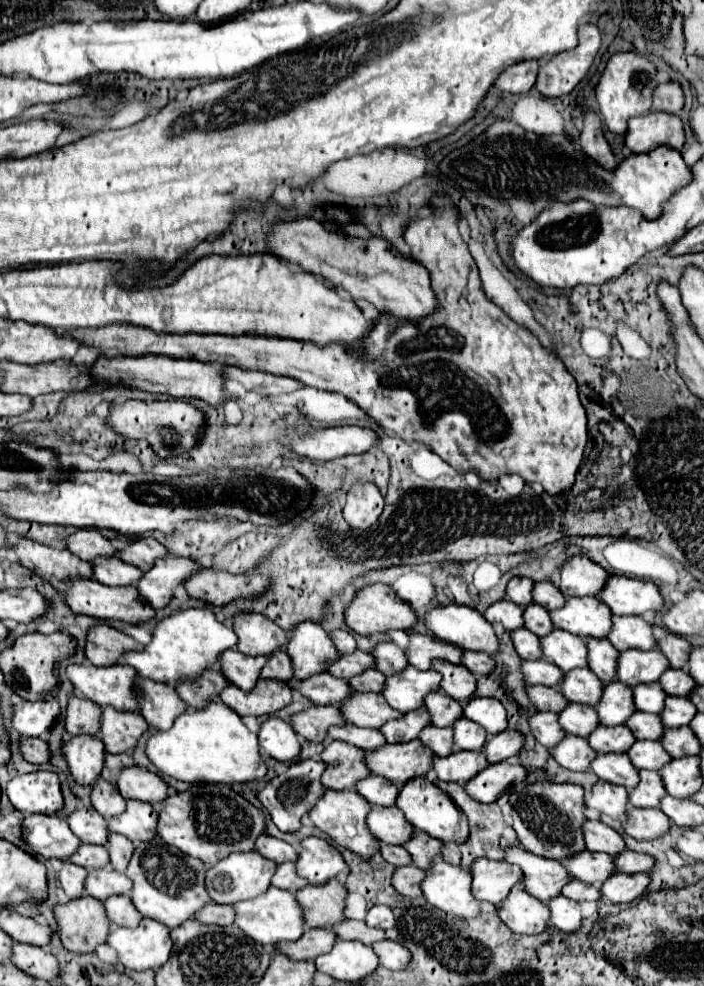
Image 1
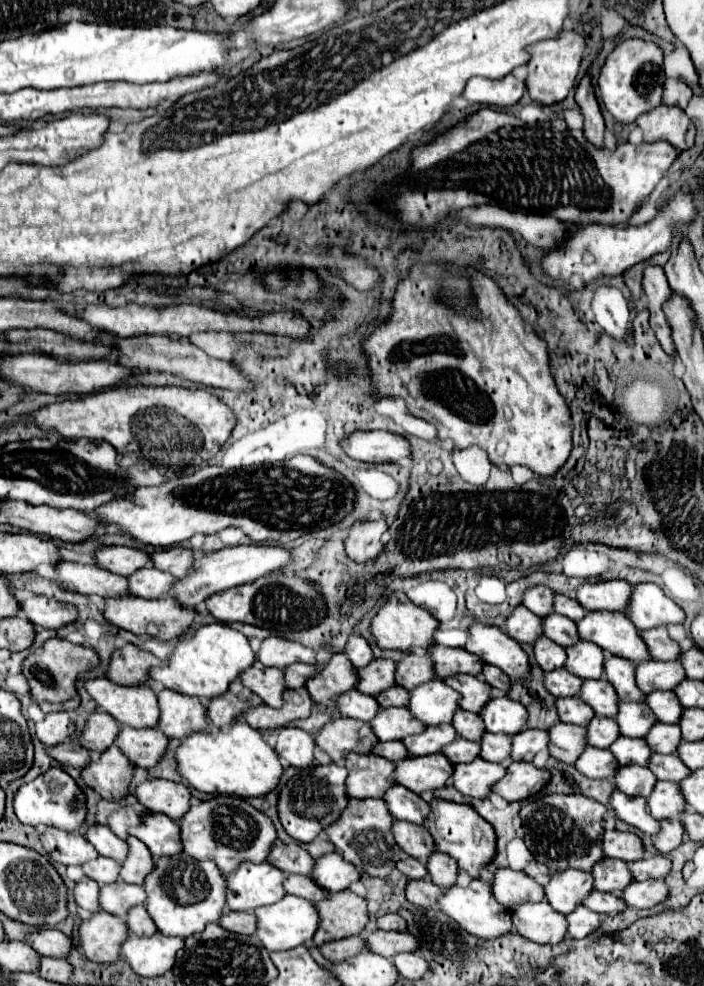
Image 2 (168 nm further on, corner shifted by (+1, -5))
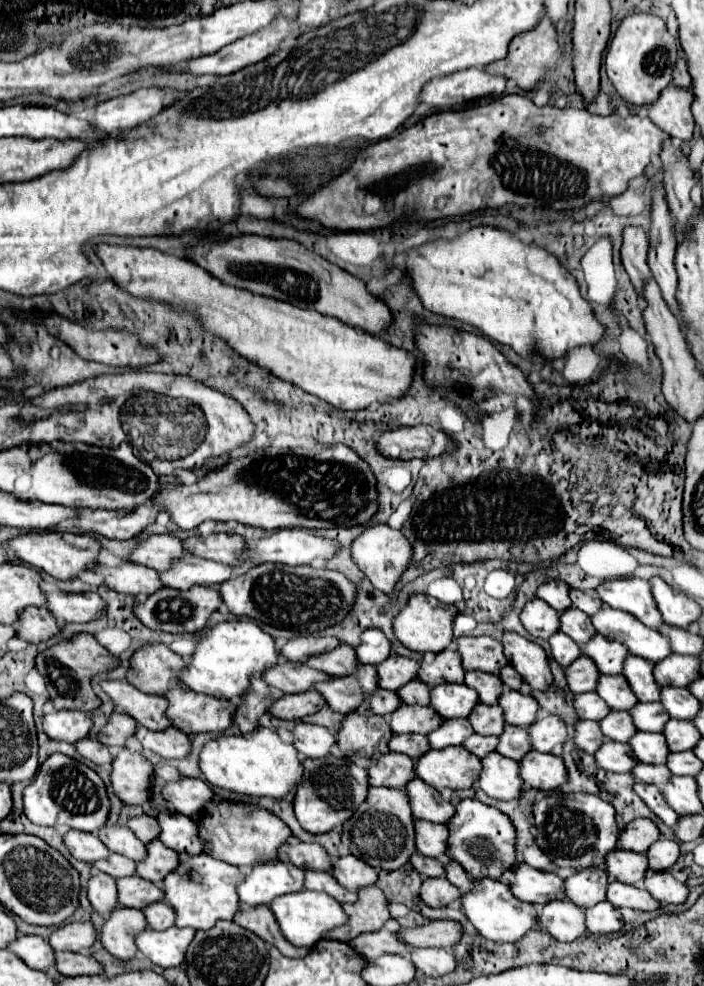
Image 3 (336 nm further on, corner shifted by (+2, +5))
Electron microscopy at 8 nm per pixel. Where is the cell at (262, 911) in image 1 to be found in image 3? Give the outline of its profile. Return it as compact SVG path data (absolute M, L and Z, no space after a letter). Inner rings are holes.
M301 890L301 892L295 892L295 894L285 894L285 896L275 898L271 902L271 910L273 910L273 914L275 914L275 918L281 926L281 932L285 934L285 938L293 946L313 948L315 942L319 942L327 930L333 930L337 926L347 924L347 914L341 908L341 904L335 898L331 898L329 894L323 894L323 892Z

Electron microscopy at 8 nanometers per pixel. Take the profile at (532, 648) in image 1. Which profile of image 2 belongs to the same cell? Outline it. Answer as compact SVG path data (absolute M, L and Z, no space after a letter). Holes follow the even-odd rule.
M540 636L534 644L534 658L538 662L538 666L548 672L548 670L556 670L556 668L562 668L564 662L566 662L566 652L562 646L558 646L556 642L548 640L546 636Z

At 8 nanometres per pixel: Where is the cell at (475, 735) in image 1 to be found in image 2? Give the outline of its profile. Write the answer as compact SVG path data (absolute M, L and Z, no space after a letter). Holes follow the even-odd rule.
M484 734L480 740L480 758L488 762L502 762L510 756L510 736L508 734Z

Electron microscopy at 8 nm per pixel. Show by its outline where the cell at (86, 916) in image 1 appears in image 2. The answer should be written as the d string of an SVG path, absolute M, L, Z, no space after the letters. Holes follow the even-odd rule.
M104 910L94 912L78 926L78 948L92 962L116 962L120 958L120 944L126 940L126 924Z

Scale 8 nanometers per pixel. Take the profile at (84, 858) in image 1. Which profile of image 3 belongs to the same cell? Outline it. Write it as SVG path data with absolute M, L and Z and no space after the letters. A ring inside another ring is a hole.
M111 854L107 860L99 860L93 864L101 872L113 876L113 878L123 878L123 876L133 876L137 862L121 856L121 854Z

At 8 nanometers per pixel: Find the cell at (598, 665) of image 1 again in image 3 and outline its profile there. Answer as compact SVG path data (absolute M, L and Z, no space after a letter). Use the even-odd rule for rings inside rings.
M629 656L623 668L623 676L629 680L631 690L637 694L639 702L659 702L659 686L655 678L651 678L653 662L647 662L639 656Z

